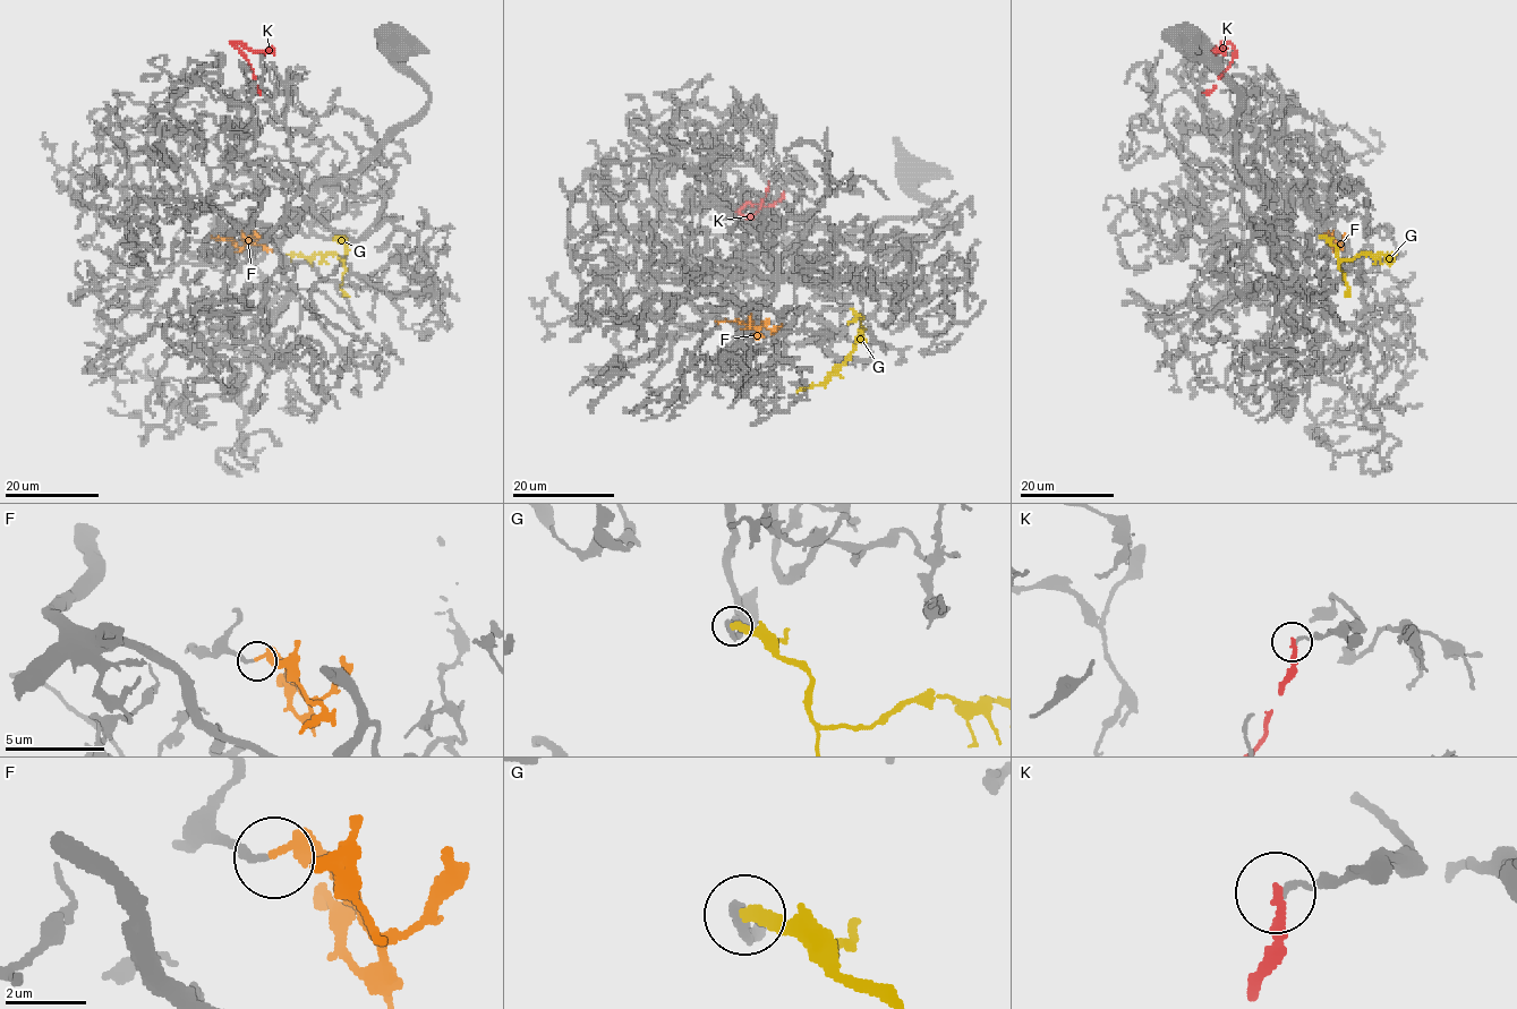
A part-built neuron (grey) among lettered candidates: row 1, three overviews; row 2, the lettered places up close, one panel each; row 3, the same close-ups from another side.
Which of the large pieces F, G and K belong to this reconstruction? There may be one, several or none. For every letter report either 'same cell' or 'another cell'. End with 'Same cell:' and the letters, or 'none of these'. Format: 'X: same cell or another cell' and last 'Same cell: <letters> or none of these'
F: same cell
G: same cell
K: another cell
Same cell: F, G

